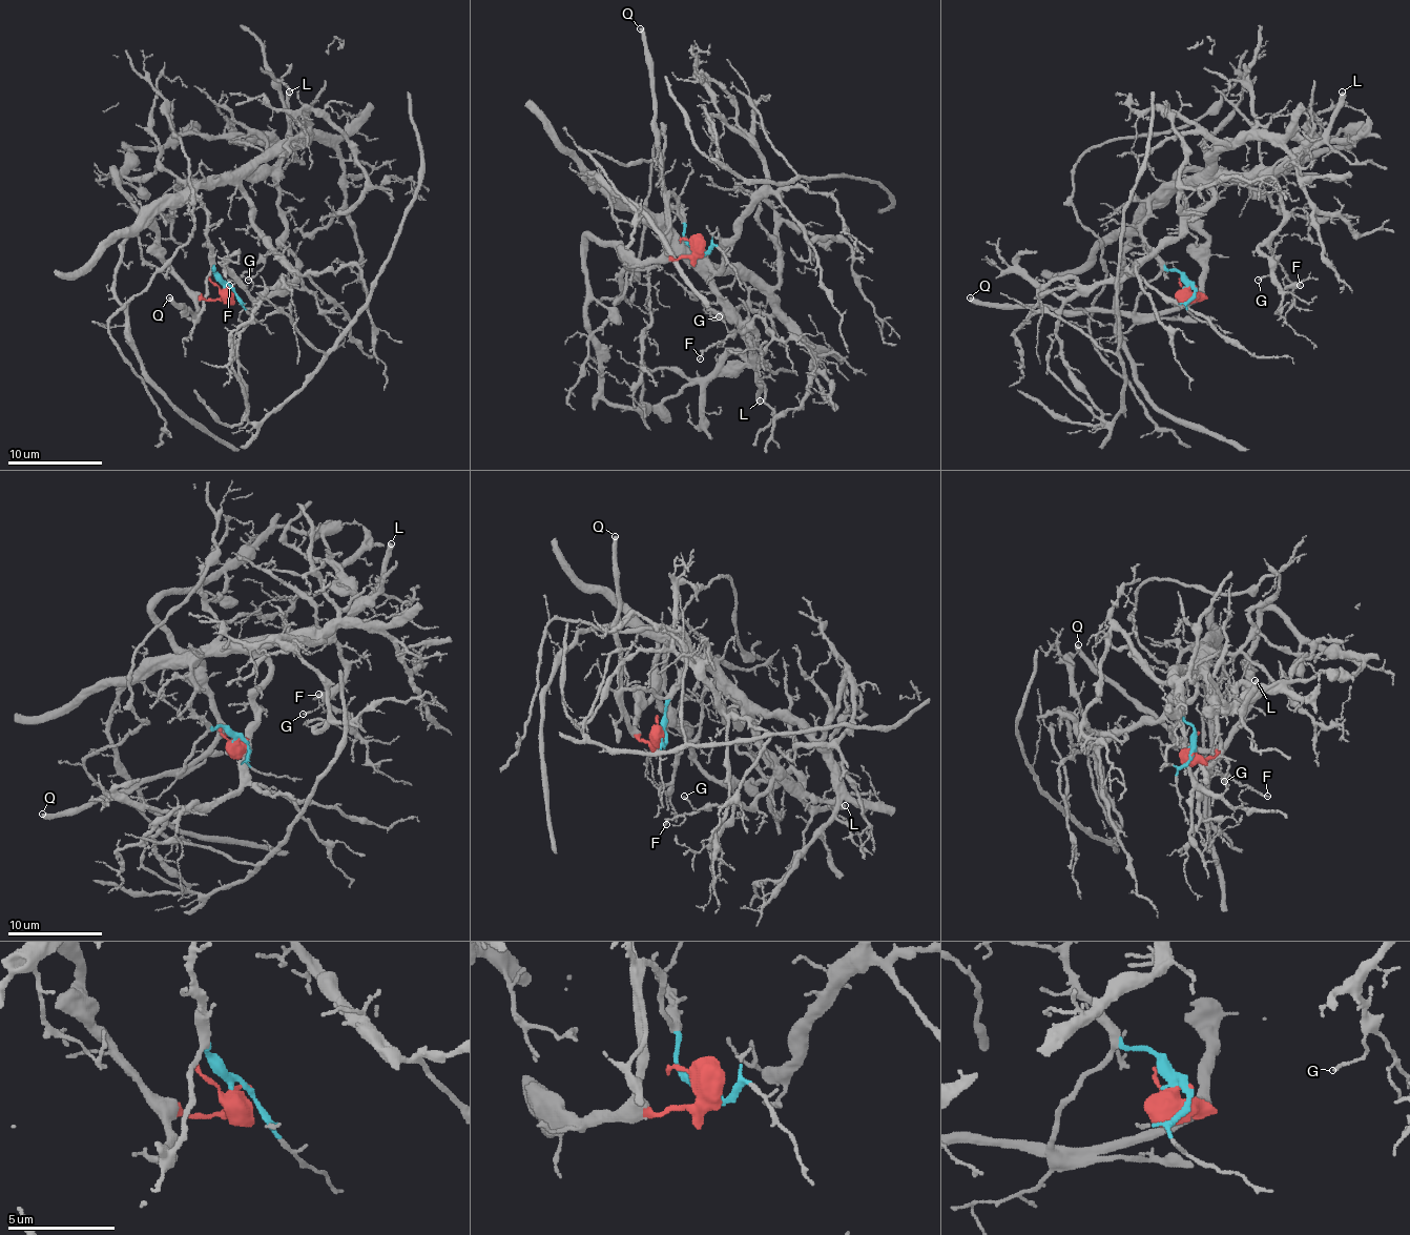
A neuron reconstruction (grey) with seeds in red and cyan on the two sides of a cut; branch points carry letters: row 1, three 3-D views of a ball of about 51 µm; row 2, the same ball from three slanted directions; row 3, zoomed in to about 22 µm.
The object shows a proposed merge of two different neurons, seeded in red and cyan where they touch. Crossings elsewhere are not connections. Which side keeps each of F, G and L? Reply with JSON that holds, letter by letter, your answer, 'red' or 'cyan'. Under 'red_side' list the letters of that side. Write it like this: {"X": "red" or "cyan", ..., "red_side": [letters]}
{"F": "cyan", "G": "cyan", "L": "cyan", "red_side": []}

